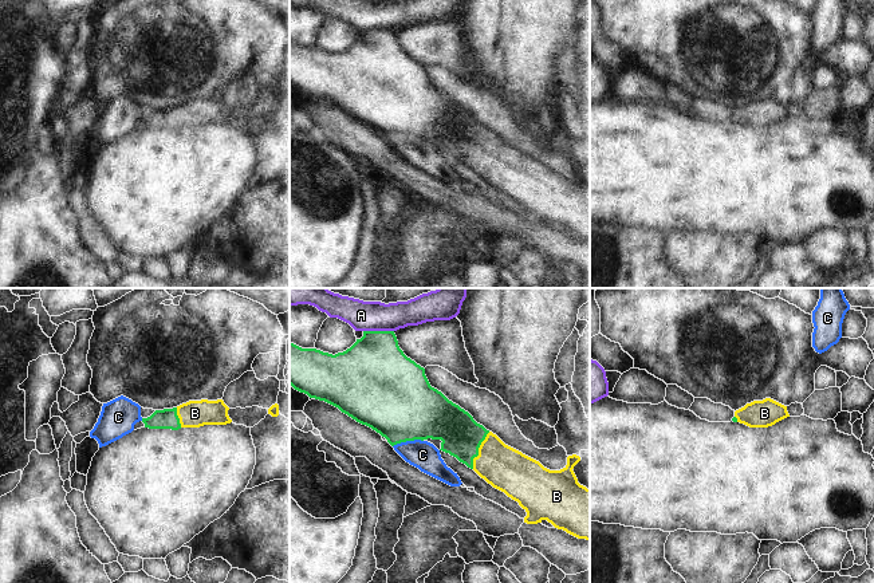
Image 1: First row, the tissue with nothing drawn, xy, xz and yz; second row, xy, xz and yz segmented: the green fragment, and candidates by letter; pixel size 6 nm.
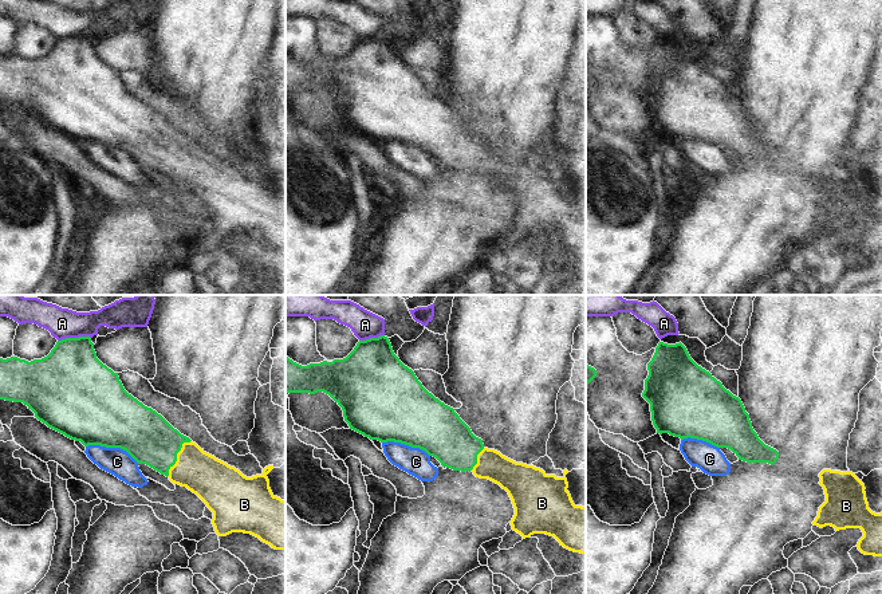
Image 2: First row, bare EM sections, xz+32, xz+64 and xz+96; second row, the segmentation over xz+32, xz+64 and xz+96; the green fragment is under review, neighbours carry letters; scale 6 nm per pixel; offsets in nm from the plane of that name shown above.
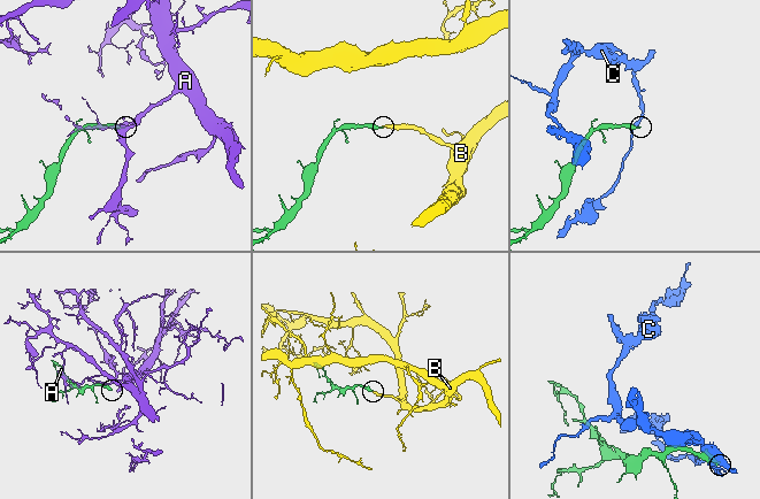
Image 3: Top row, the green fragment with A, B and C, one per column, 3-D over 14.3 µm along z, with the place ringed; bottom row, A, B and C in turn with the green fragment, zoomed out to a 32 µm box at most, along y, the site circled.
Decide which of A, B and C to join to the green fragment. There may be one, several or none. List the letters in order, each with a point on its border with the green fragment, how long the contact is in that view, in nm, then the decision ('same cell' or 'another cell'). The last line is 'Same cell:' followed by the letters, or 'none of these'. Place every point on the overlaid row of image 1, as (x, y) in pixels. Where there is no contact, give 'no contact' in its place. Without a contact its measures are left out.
A: xz (378, 331) | 180 nm | another cell
B: xz (477, 450) | 240 nm | same cell
C: xz (408, 440) | 190 nm | another cell
Same cell: B

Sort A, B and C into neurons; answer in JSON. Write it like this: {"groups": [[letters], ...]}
{"groups": [["A"], ["B"], ["C"]]}

